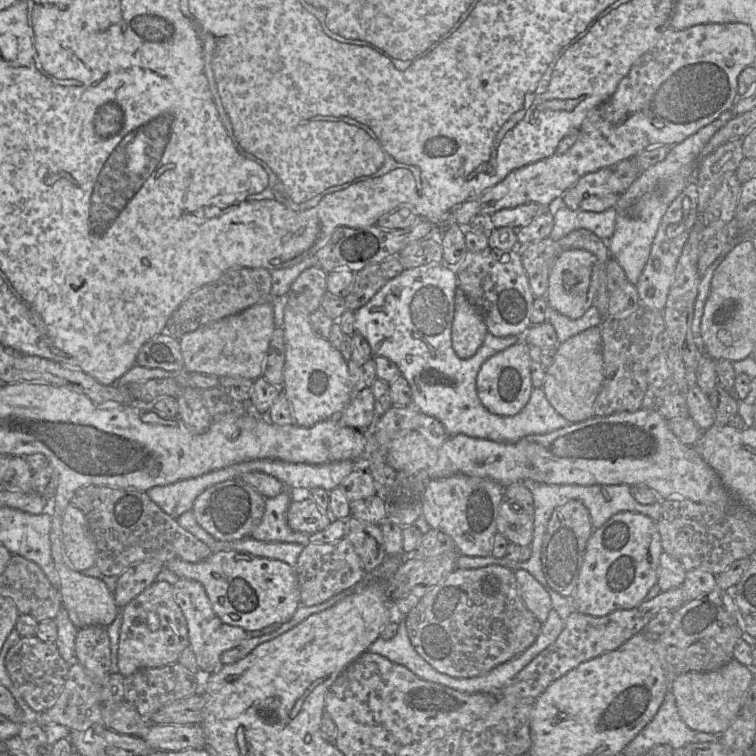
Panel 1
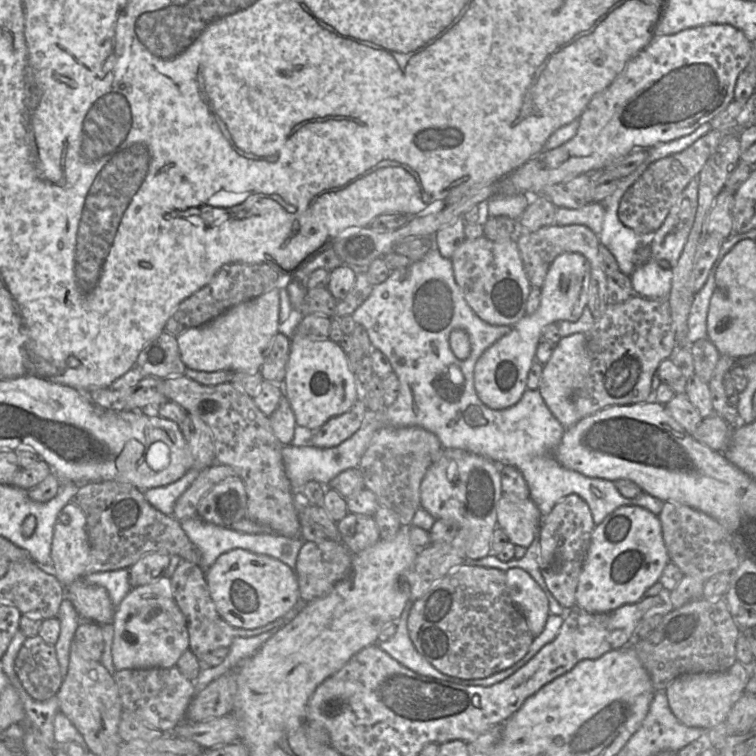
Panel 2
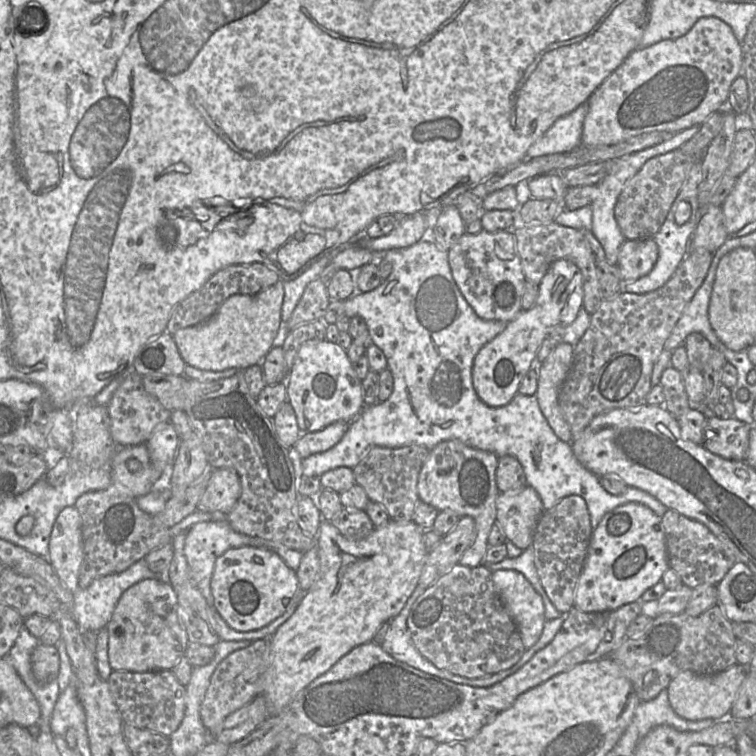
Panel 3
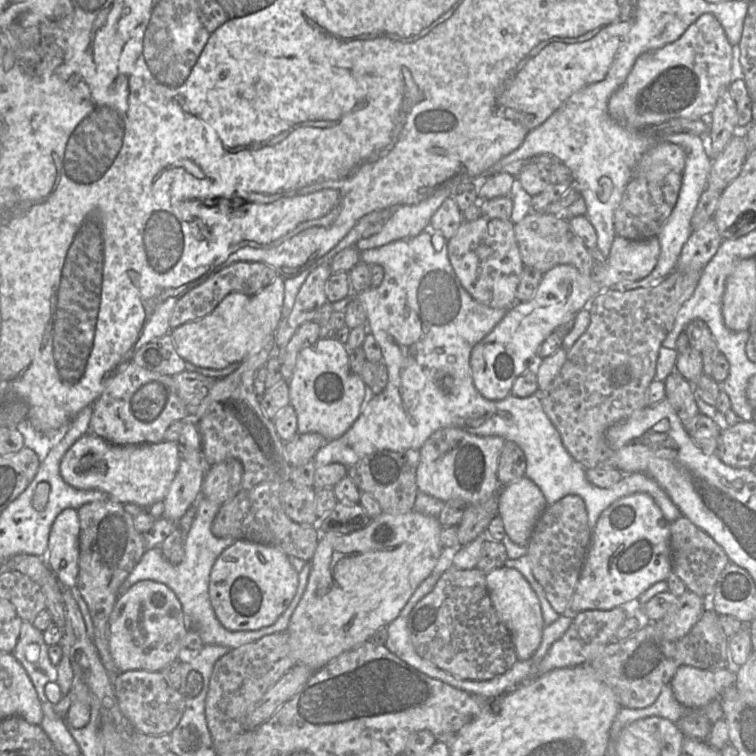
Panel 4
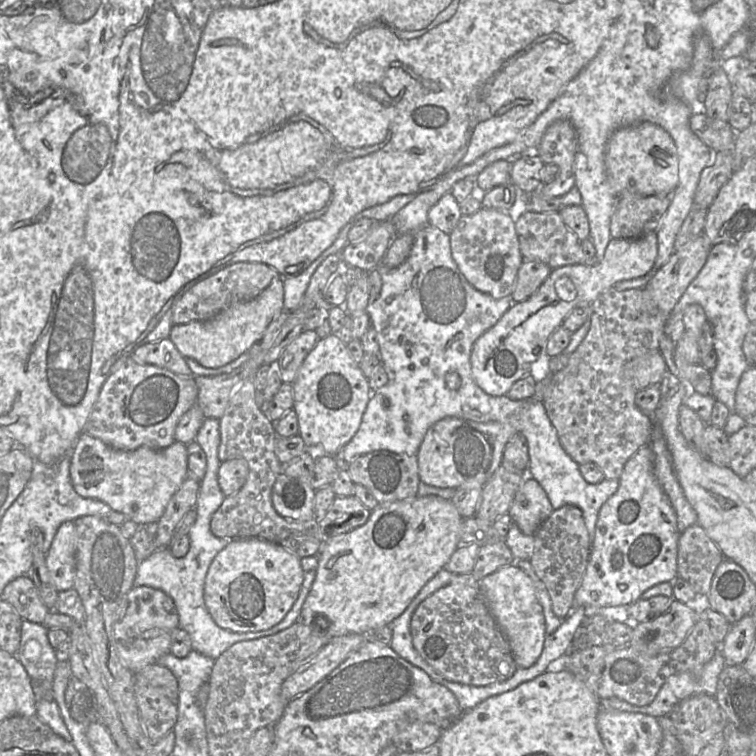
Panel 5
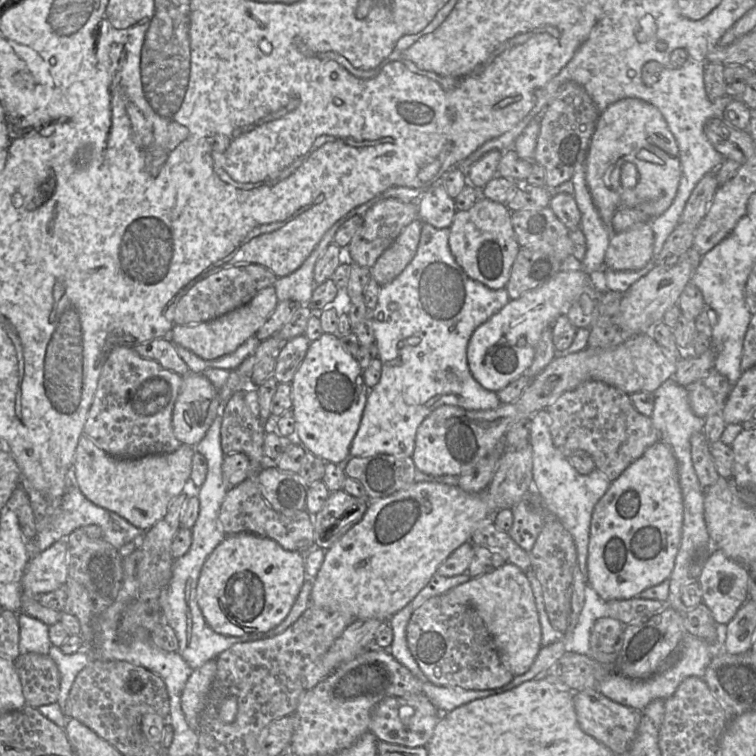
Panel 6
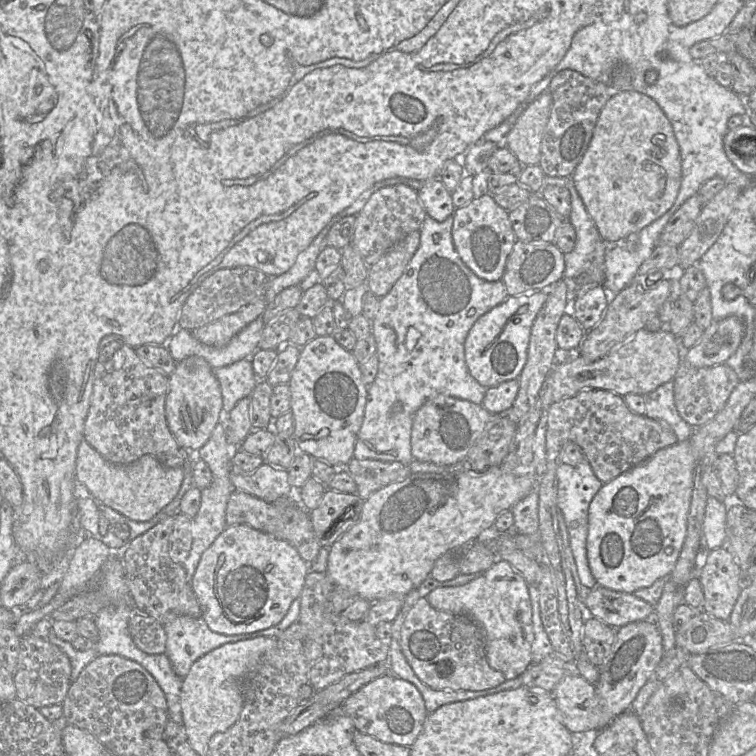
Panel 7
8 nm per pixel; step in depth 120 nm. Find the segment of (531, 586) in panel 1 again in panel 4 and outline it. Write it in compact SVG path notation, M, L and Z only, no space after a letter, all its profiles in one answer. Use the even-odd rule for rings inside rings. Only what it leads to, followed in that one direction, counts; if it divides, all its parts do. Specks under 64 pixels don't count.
M506 566L495 568L487 573L486 585L498 617L511 633L518 660L529 659L541 643L545 626L536 593L521 572Z

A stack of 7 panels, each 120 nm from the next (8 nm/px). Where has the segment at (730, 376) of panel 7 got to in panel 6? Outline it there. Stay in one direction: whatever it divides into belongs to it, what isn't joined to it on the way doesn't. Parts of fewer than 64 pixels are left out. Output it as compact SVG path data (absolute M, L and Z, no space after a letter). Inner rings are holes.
M716 370L689 384L686 389L693 413L706 419L722 412L732 387L728 378Z

